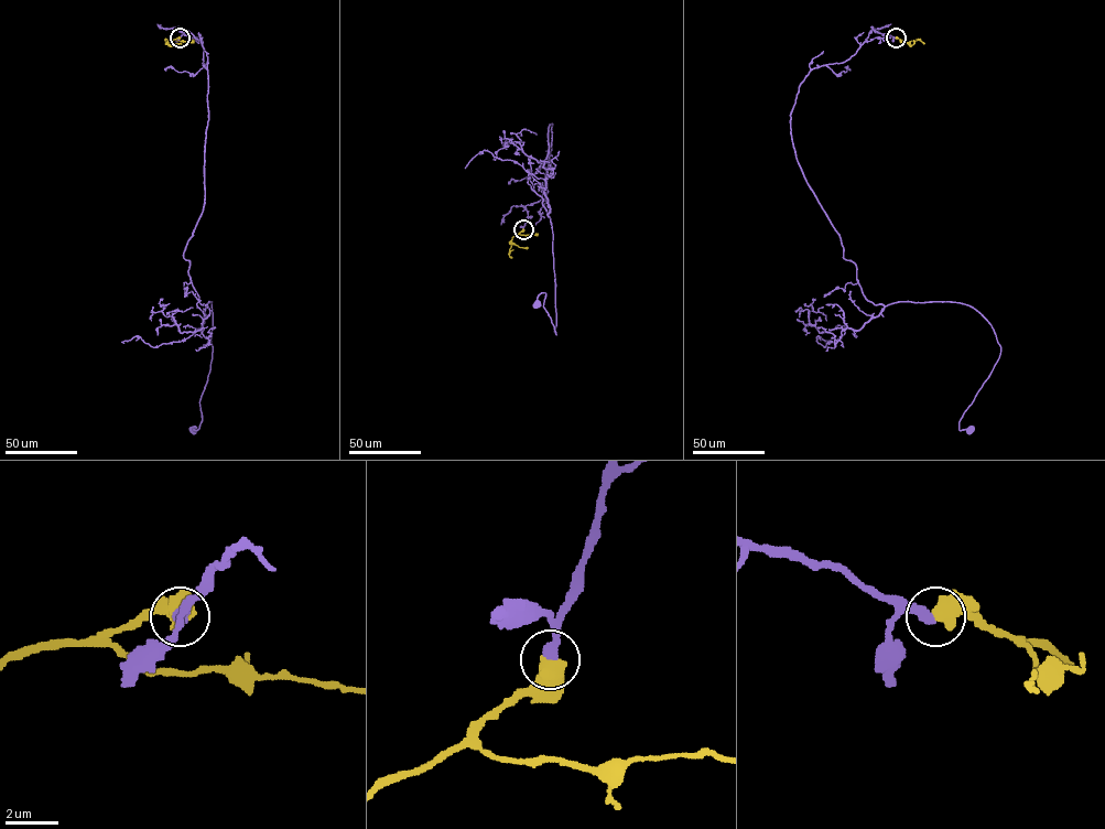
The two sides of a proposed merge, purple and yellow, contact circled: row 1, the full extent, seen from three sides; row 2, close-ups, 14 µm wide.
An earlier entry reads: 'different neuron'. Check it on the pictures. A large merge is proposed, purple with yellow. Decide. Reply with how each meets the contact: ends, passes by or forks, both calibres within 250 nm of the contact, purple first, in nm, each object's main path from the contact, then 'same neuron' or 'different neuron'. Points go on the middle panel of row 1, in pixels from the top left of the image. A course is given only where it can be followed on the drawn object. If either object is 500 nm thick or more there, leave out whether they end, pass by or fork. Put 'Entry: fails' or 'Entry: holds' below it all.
calibres 420 and 750 nm; course purple (523, 229), (526, 206), (548, 192), (551, 124), (527, 176), (552, 226), (556, 334), (544, 292), (537, 304); course yellow (523, 229), (510, 241), (528, 247); same neuron
Entry: fails

